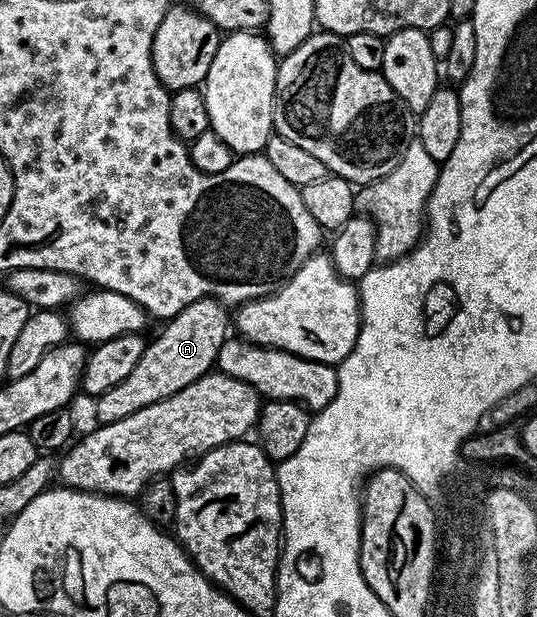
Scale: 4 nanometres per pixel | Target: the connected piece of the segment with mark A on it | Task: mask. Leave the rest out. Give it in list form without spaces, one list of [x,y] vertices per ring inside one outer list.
[[[214,297],[197,299],[197,303],[189,303],[178,315],[170,318],[159,334],[148,340],[145,355],[137,362],[137,367],[117,383],[117,387],[109,387],[100,397],[94,398],[95,421],[100,425],[117,423],[117,419],[125,419],[125,415],[133,415],[133,411],[141,411],[141,407],[149,407],[153,403],[161,403],[161,399],[169,399],[169,395],[177,395],[189,383],[201,379],[216,368],[218,352],[221,345],[229,338],[229,309],[222,301]]]

